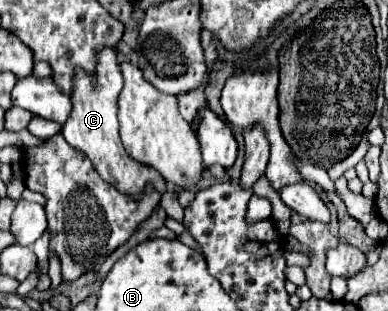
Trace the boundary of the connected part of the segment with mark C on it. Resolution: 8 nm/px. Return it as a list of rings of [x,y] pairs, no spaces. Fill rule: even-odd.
[[[106,47],[106,51],[102,51],[102,55],[98,55],[98,71],[94,77],[82,75],[82,71],[78,71],[78,75],[76,75],[74,95],[70,97],[74,109],[62,127],[62,135],[74,149],[82,151],[94,163],[94,169],[98,171],[98,175],[106,183],[116,187],[122,195],[138,201],[144,197],[148,185],[154,187],[160,195],[164,195],[166,181],[162,179],[162,175],[158,175],[158,171],[150,171],[148,167],[142,167],[142,163],[134,163],[134,159],[130,159],[122,147],[120,133],[118,133],[120,131],[118,95],[122,88],[123,77],[116,51],[112,47]],[[92,81],[96,81],[96,87],[92,85]]]

